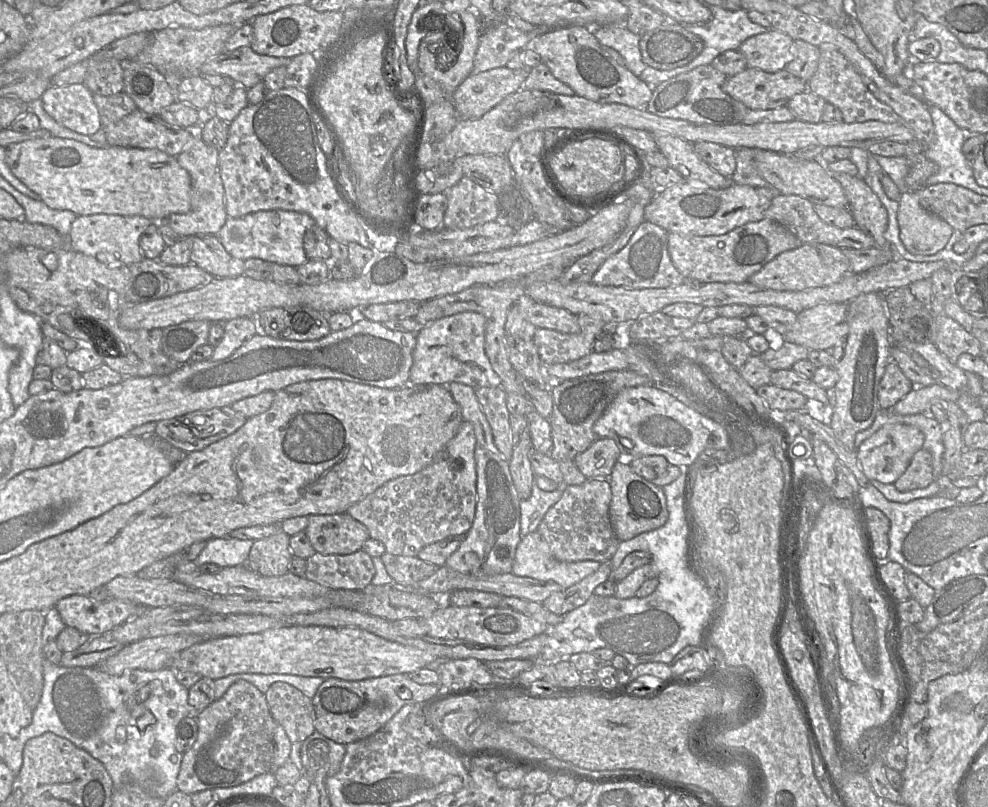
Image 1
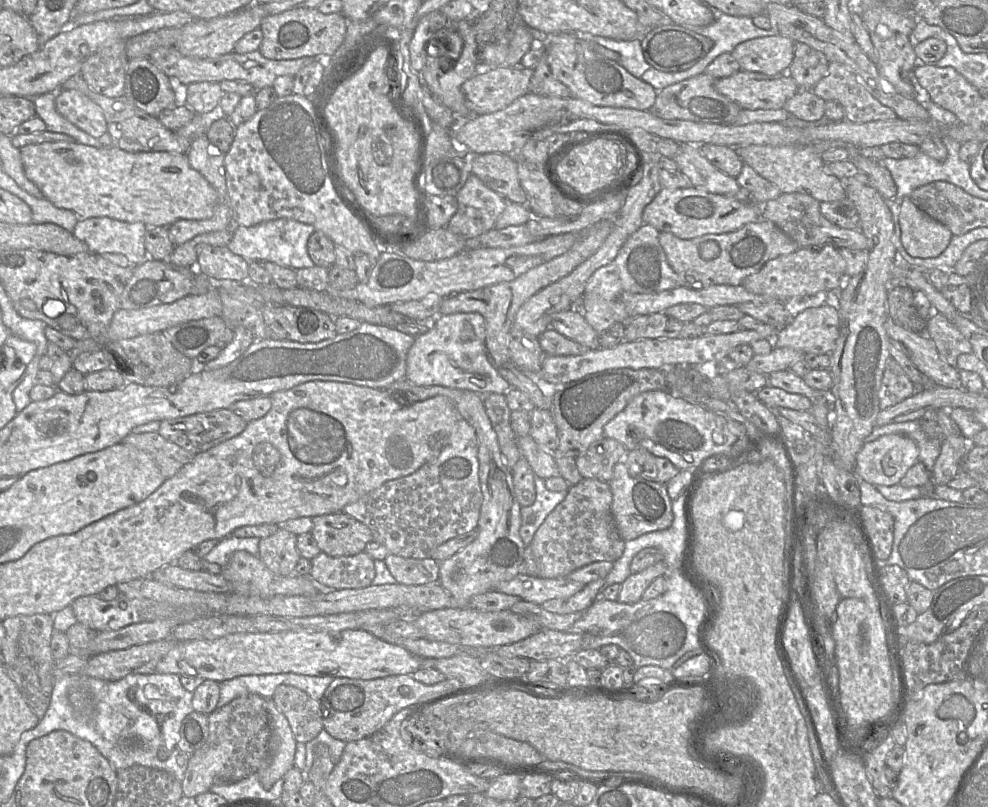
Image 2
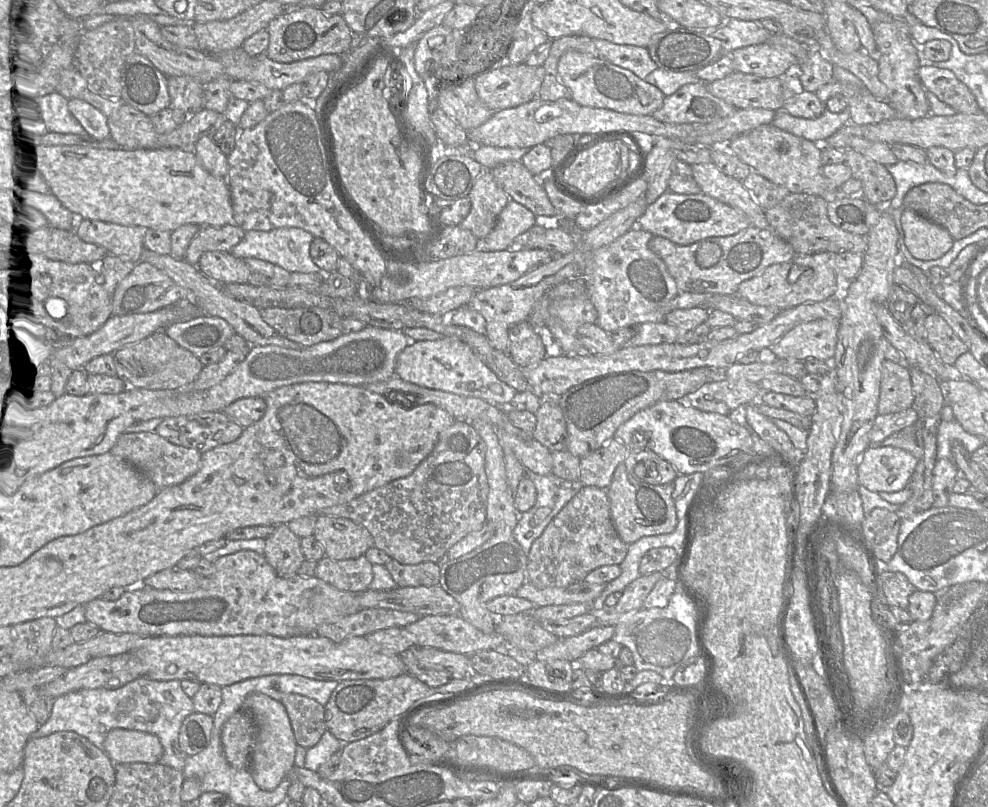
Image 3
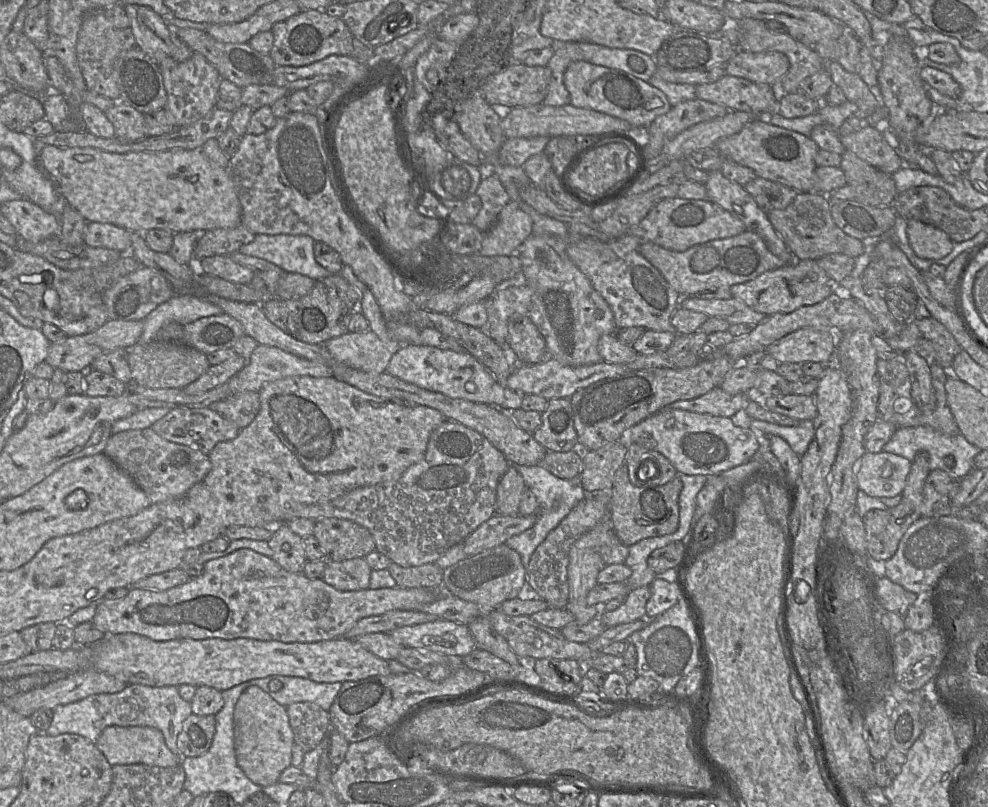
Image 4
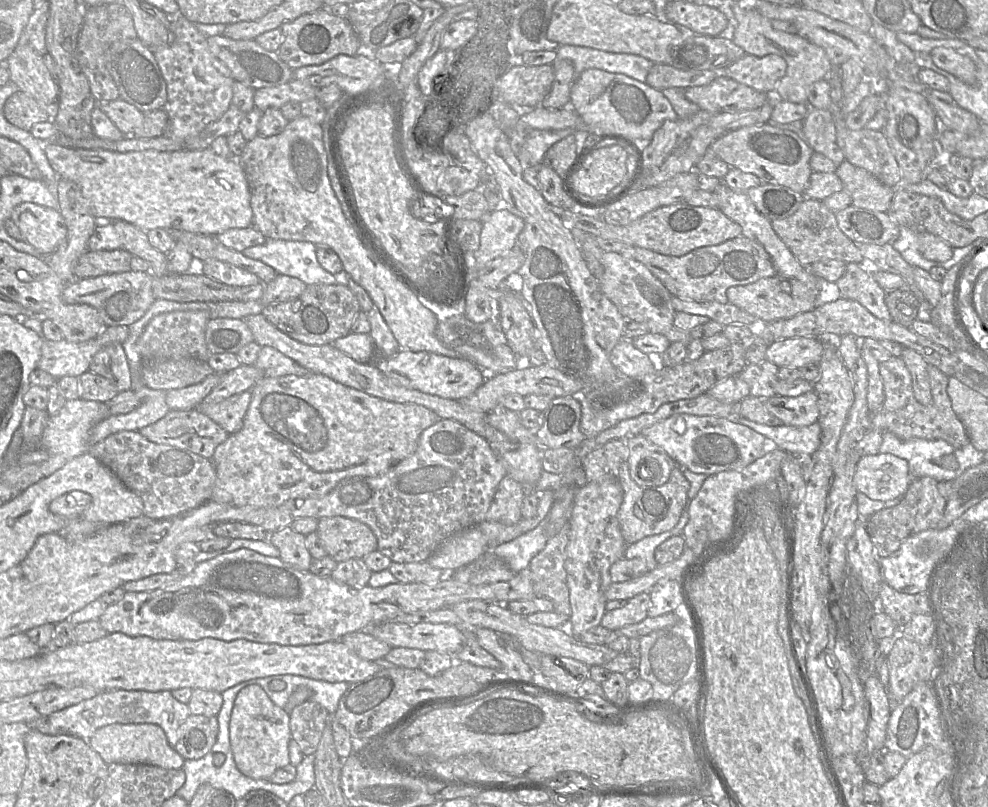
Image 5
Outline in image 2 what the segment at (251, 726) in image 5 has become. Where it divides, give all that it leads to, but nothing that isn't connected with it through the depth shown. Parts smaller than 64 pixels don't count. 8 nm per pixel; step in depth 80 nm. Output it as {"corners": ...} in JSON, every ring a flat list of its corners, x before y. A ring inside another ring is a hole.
{"corners":[[272,699,265,700,271,728,269,754,267,764,256,773,262,787,269,790,294,766,296,741,287,718,277,709]]}

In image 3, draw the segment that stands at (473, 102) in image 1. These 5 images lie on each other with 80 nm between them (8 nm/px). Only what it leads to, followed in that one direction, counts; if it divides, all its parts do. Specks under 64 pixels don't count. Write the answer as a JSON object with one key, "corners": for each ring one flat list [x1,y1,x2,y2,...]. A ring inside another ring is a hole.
{"corners":[[503,63,474,78,481,102,492,112,513,108,538,98,545,76,543,66]]}

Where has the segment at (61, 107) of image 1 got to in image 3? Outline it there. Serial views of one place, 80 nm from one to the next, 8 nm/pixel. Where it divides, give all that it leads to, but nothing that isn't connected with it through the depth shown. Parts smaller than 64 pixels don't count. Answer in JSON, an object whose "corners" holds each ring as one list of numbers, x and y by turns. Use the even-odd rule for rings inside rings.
{"corners":[[76,98,68,99,68,109,91,138,97,140,110,138,108,118,100,110]]}

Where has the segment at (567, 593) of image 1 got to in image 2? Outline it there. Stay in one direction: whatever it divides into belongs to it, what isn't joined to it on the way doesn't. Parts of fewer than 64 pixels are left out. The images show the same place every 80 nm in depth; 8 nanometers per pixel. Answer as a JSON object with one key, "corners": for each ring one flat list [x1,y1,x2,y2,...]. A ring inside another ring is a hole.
{"corners":[[600,578,586,584,581,591,577,592,573,596,548,600,541,606,548,612,560,615,584,612,596,599,600,598,599,592,602,591,604,584,605,579]]}

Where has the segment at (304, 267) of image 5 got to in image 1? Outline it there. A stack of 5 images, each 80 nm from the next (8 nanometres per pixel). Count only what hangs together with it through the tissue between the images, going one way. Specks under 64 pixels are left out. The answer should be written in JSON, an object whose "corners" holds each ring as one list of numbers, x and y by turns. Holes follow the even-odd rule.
{"corners":[[280,209,257,211,240,218,228,217,217,237,230,255,243,261,258,258,298,267,309,260,304,249,304,236,315,224,307,213]]}

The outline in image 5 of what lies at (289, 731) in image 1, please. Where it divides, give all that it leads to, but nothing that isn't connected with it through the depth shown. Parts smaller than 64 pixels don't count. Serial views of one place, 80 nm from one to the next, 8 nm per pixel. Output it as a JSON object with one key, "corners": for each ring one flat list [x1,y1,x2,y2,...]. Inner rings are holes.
{"corners":[[307,700,289,715,291,738,305,756,314,754,331,713,319,703]]}

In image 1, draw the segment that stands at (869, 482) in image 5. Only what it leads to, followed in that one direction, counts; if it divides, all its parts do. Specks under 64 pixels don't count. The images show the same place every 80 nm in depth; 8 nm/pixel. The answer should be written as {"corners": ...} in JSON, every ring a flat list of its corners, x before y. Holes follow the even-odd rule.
{"corners":[[893,423,882,426,856,449,861,469,869,480,893,484,907,469,914,454,923,447,924,434,915,426]]}

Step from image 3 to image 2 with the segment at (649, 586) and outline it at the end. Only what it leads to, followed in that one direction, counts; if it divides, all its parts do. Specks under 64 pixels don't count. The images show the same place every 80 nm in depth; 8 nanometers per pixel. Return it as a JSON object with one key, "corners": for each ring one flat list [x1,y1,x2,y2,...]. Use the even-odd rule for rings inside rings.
{"corners":[[663,561,652,565,645,570,631,574,622,584,617,602,634,604,641,600,644,591,658,577,667,572,666,563]]}

